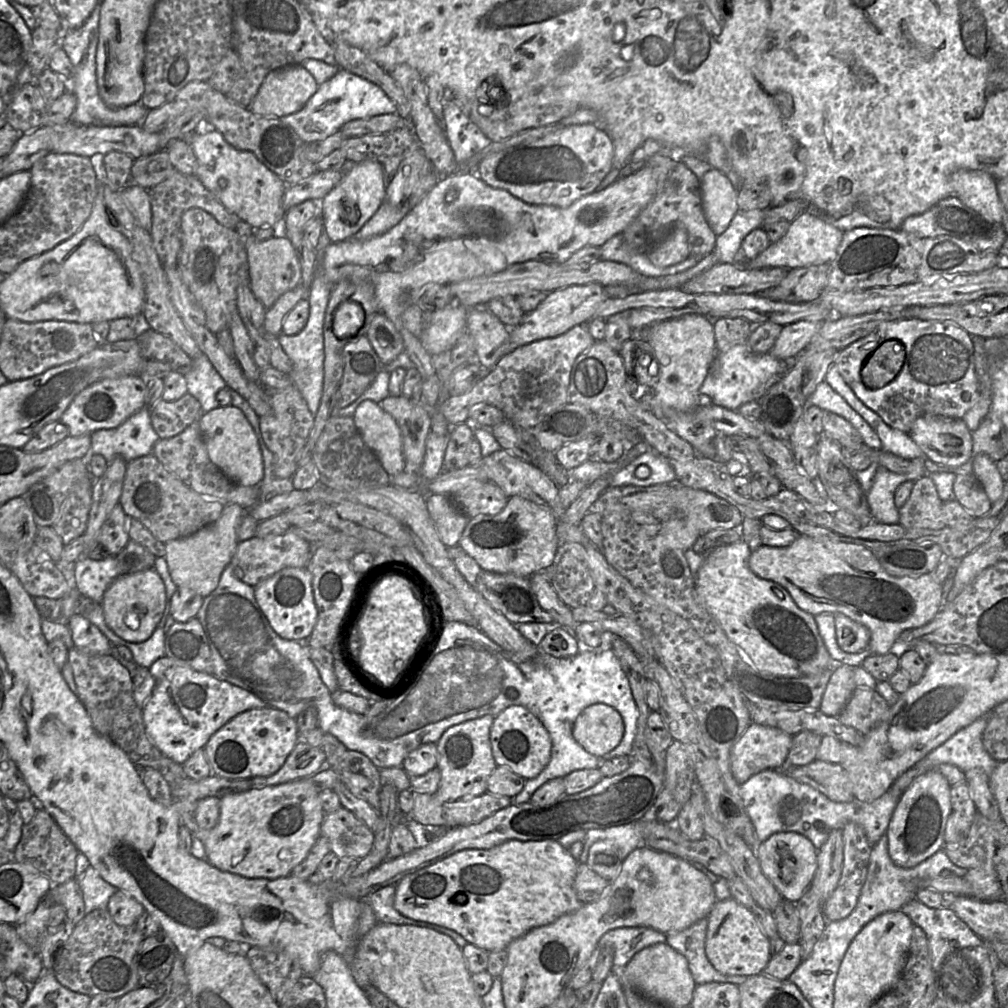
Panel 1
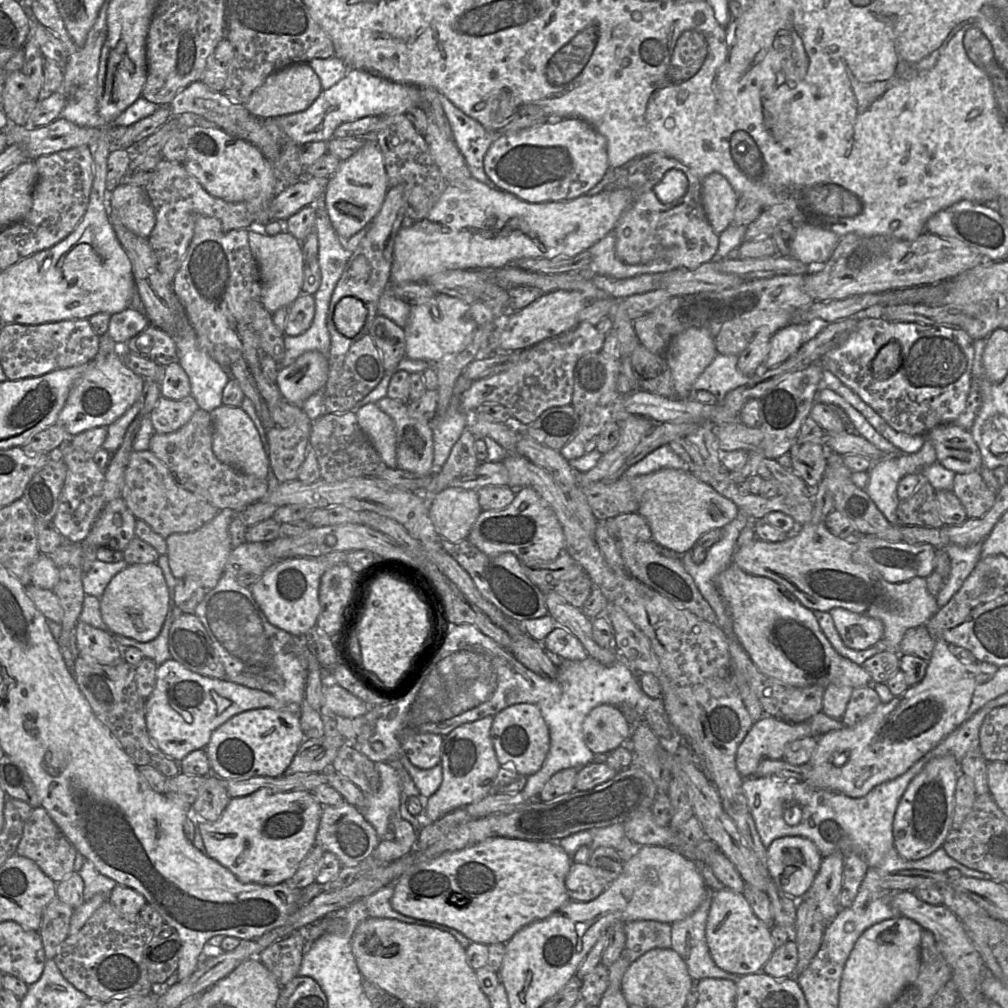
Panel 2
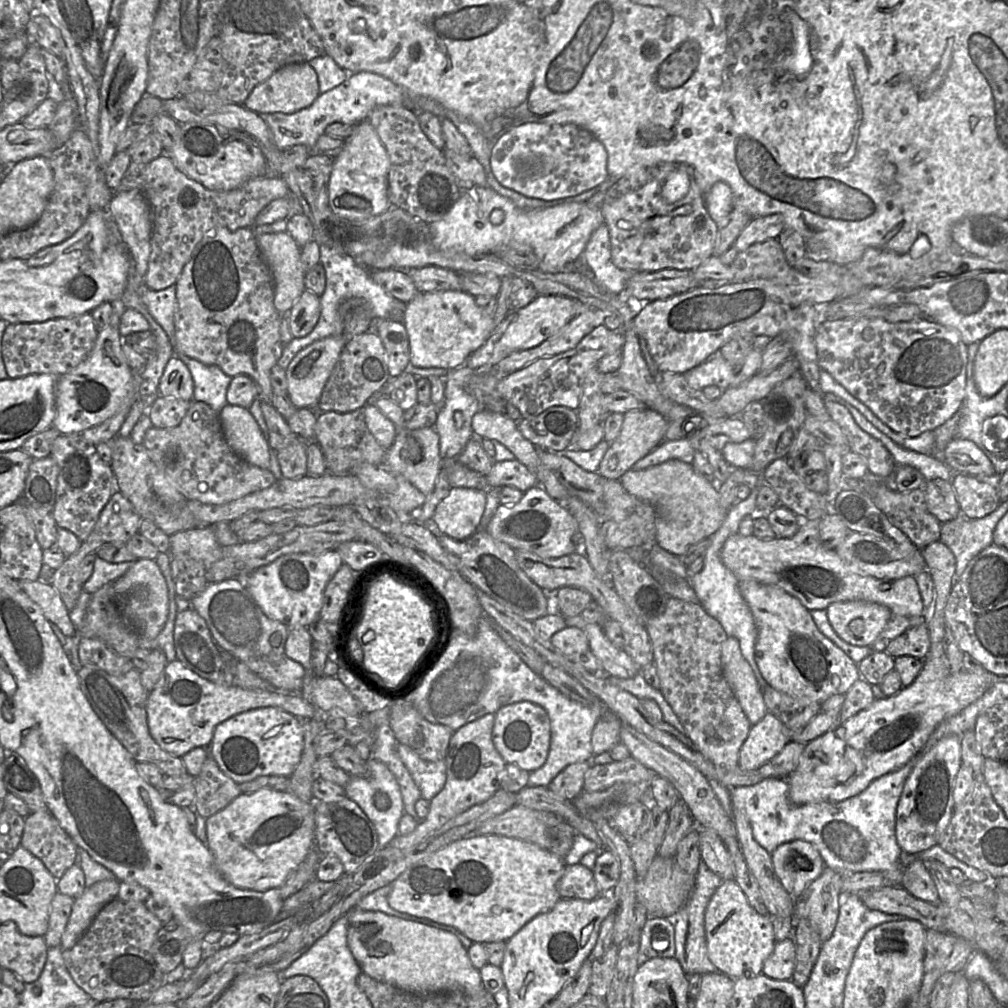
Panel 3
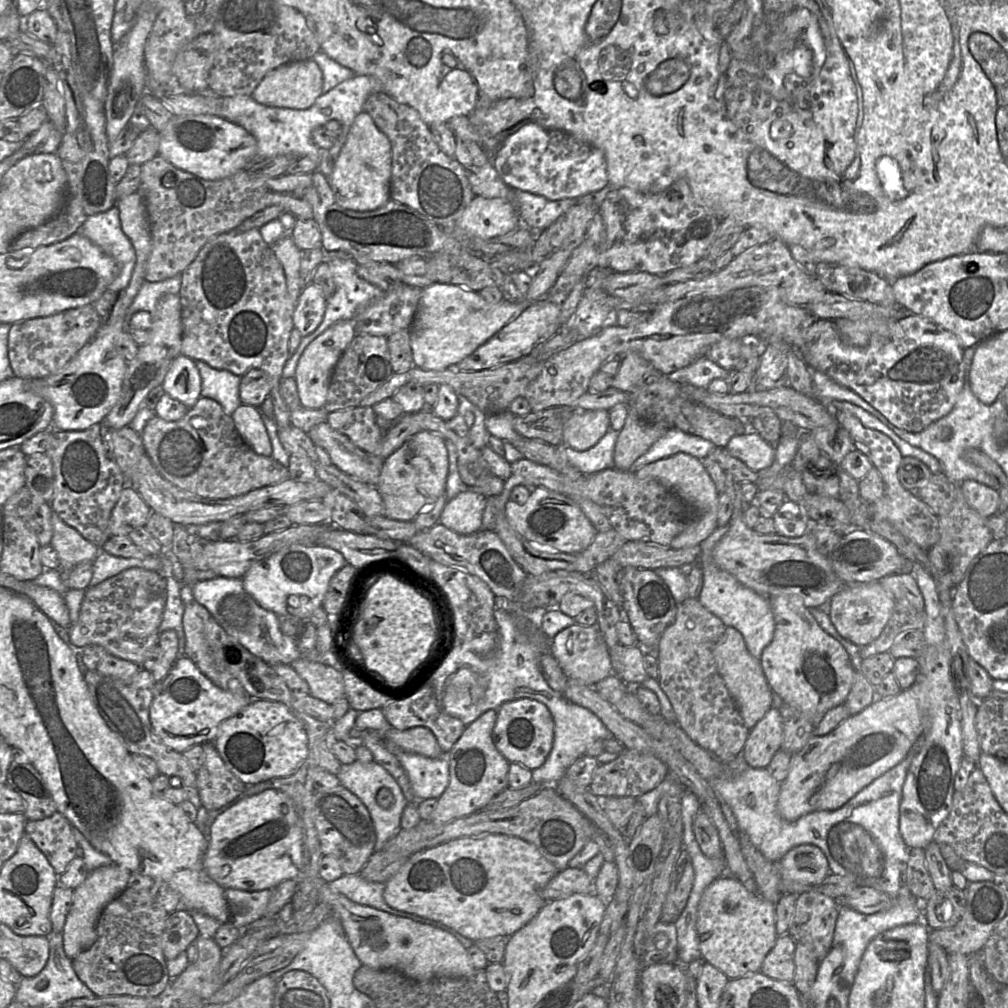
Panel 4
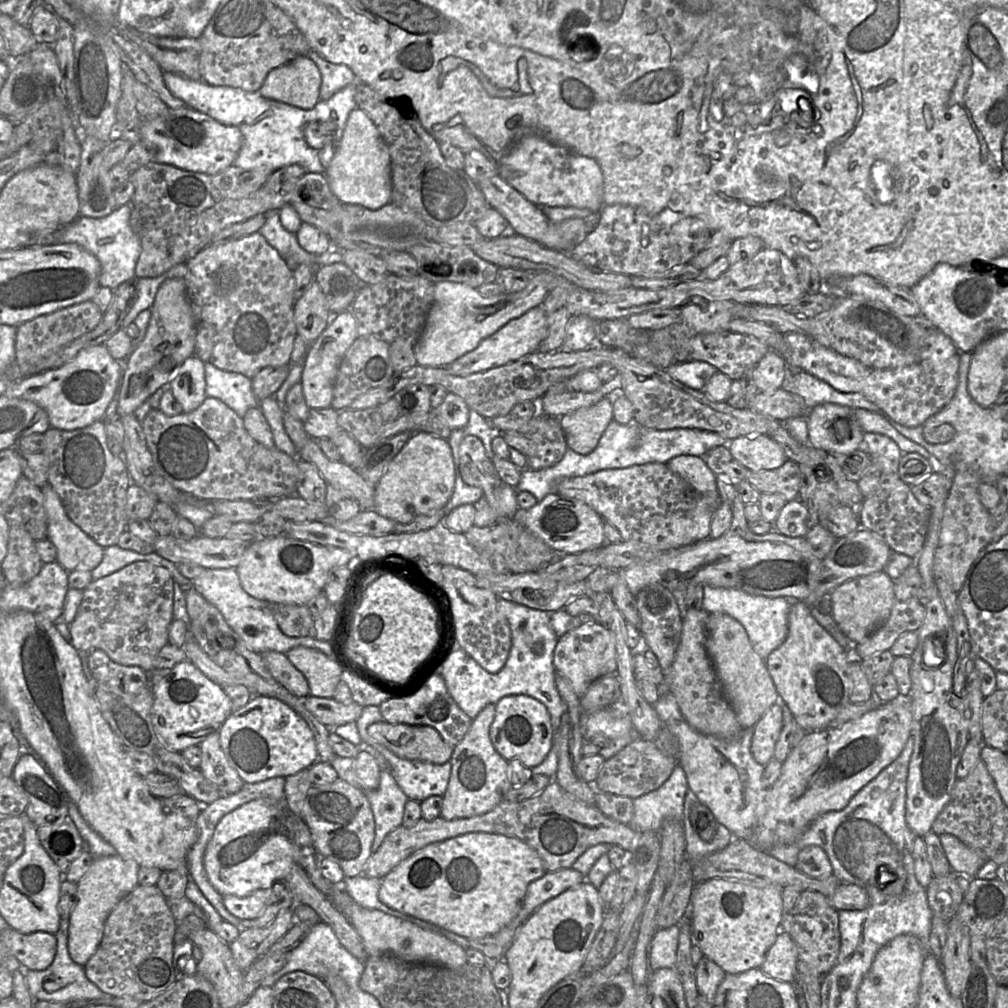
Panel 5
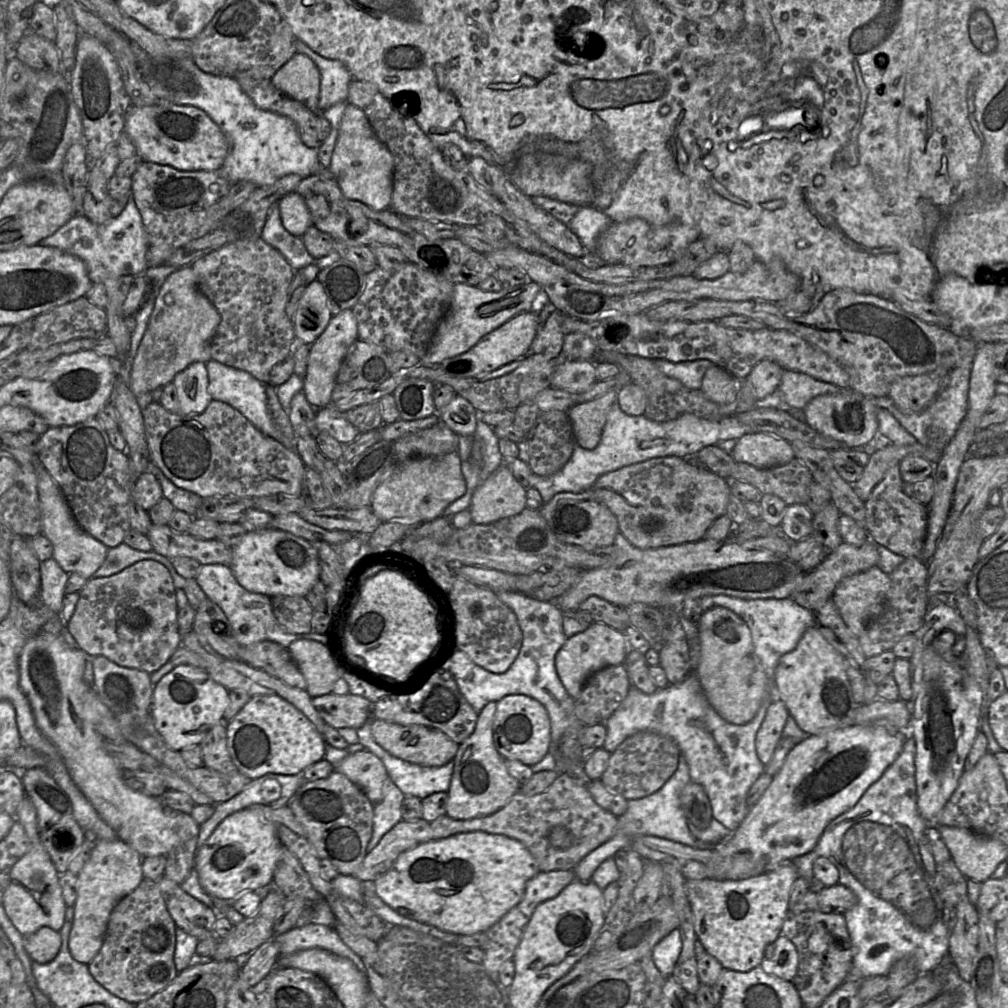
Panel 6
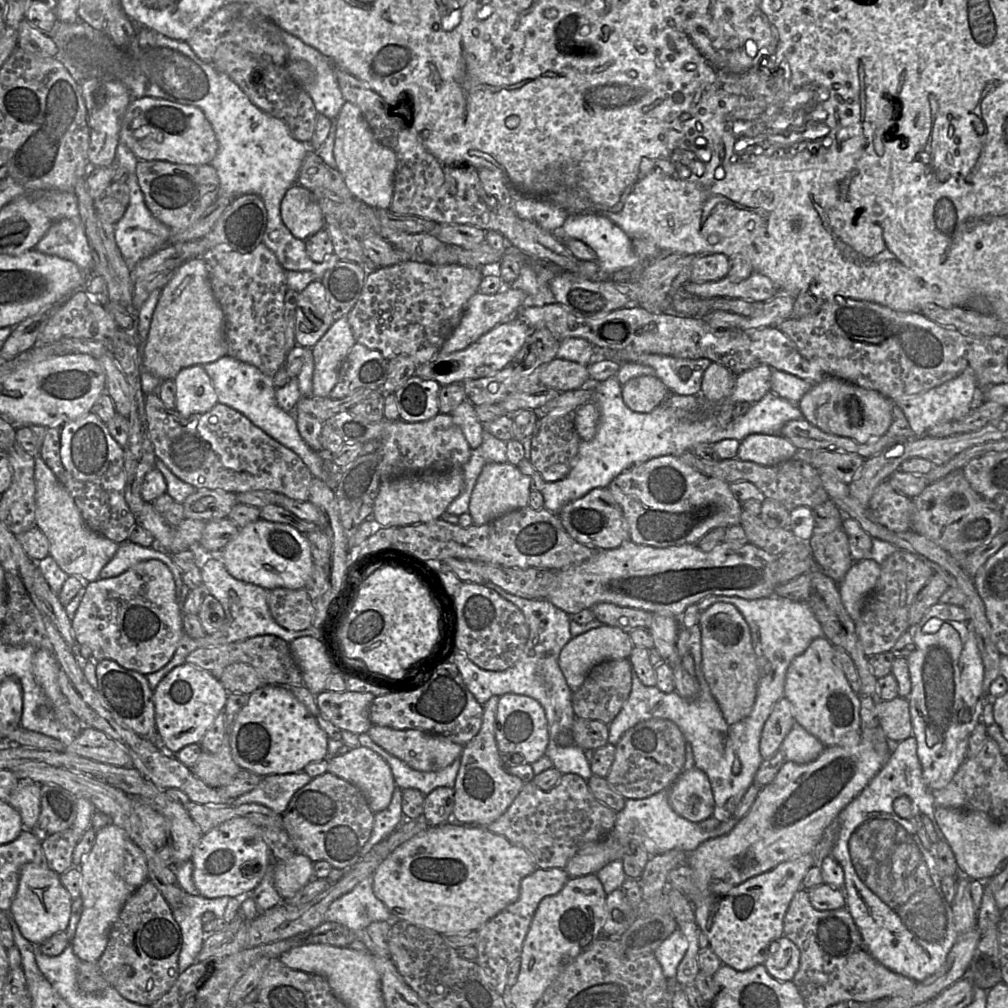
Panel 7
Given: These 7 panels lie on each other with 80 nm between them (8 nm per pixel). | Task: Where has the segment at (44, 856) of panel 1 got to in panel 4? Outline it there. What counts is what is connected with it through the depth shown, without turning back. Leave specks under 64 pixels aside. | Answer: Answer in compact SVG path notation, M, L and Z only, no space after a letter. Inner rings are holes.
M59 812L25 824L25 834L45 855L57 876L62 875L77 856L78 843L68 819Z

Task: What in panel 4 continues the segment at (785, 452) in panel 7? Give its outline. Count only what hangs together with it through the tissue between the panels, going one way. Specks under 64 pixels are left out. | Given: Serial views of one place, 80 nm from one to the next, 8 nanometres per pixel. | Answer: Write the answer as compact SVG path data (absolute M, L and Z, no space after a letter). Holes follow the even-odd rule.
M752 430L732 437L726 448L731 456L739 459L755 472L769 468L774 462L776 453L774 445Z

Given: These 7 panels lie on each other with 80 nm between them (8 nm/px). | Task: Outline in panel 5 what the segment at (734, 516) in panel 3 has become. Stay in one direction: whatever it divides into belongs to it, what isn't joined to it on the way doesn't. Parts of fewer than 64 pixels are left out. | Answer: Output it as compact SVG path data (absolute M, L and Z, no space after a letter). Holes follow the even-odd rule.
M705 585L703 589L702 609L708 613L724 613L739 621L748 635L754 652L764 661L785 641L788 632L788 613L792 601L786 598L751 595L732 588Z

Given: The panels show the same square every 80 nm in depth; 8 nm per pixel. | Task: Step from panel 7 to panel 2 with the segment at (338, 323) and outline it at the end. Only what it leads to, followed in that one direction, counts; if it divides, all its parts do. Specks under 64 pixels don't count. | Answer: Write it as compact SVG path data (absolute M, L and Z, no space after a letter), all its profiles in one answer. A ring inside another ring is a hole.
M307 351L291 365L280 367L275 383L287 402L302 405L312 394L323 390L328 371L326 356L319 351Z

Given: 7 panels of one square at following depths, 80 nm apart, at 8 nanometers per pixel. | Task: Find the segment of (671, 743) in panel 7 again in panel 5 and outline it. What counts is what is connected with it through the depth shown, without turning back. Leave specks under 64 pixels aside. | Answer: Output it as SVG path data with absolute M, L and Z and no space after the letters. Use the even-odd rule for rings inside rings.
M638 739L604 762L594 787L601 792L636 799L661 787L677 764L678 759L661 752L655 743Z

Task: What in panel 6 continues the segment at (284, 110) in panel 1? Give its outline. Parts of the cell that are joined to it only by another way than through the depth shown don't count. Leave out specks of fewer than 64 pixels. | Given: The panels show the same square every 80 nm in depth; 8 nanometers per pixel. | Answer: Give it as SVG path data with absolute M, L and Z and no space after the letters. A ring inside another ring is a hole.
M296 53L272 76L274 87L285 95L318 111L320 71L306 54Z

